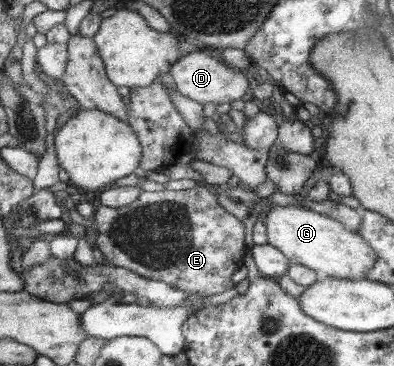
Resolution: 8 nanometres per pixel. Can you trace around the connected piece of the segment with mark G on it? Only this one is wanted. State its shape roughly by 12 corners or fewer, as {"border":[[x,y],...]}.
{"border":[[275,205],[268,244],[322,277],[366,280],[376,252],[341,221]]}

